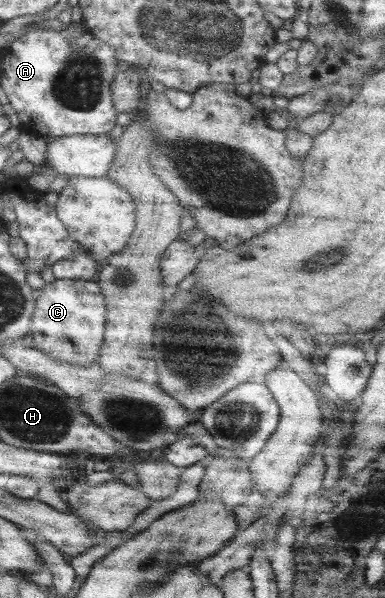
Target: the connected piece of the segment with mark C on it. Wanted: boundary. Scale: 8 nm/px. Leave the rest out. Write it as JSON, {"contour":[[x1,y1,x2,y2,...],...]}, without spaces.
{"contour":[[58,279,47,283,35,300,31,315,31,347,49,355,61,363,72,363,86,367,99,358,99,351,104,341,105,297,96,280]]}

